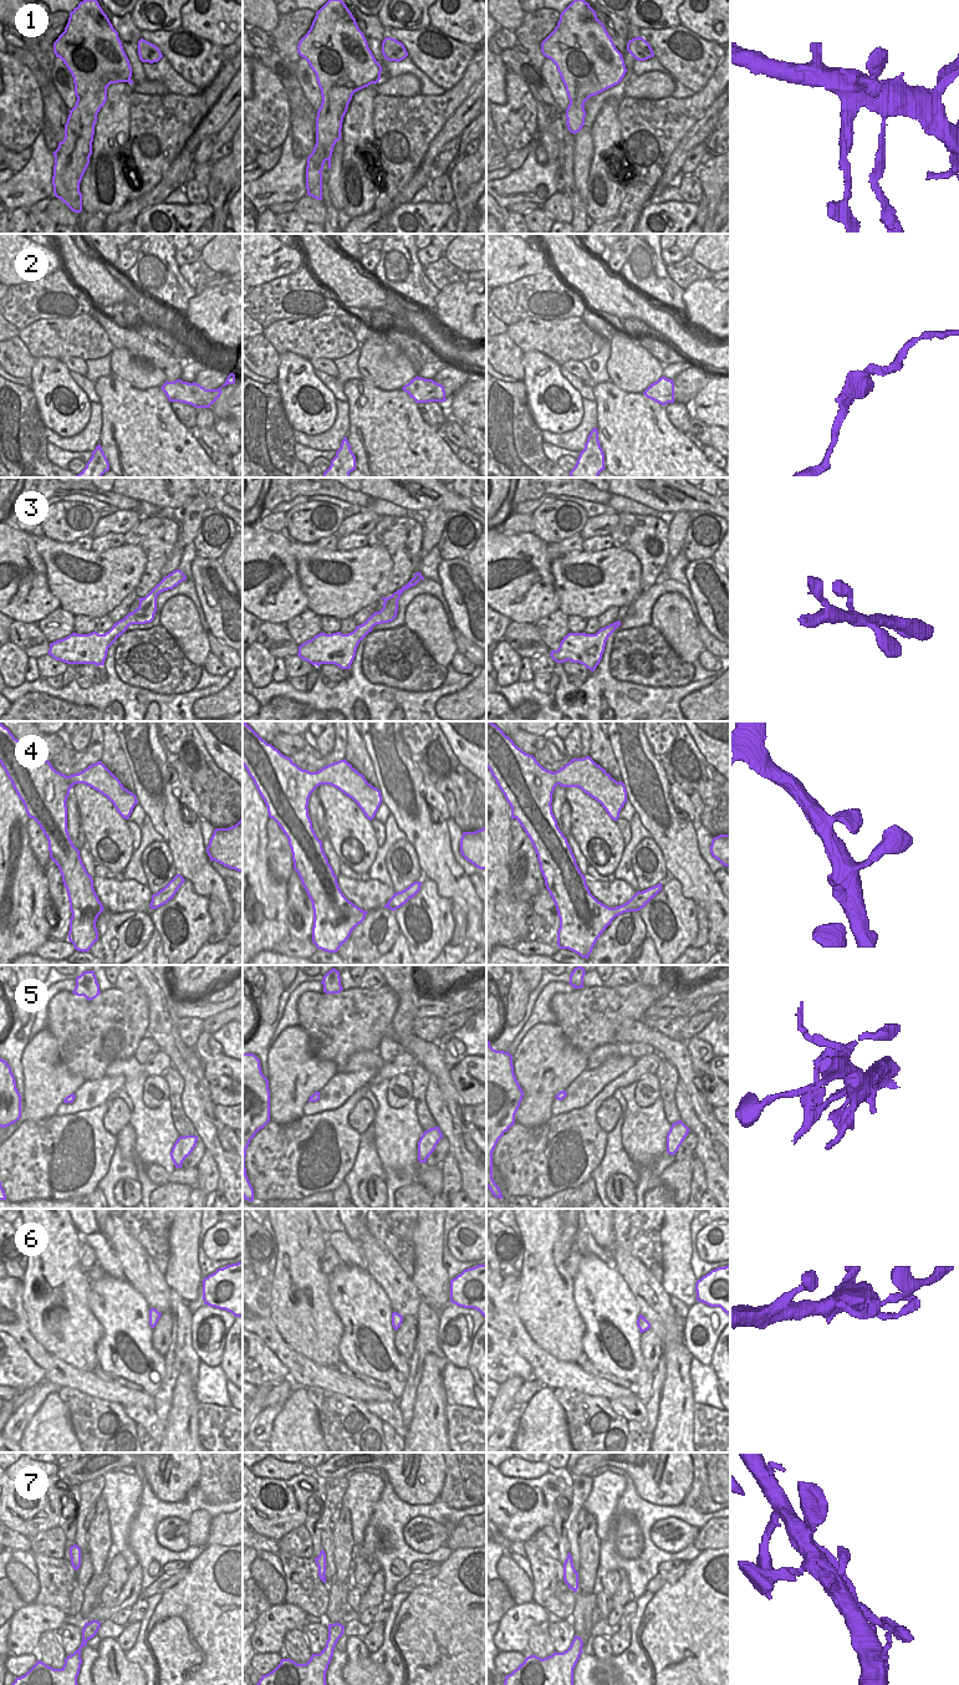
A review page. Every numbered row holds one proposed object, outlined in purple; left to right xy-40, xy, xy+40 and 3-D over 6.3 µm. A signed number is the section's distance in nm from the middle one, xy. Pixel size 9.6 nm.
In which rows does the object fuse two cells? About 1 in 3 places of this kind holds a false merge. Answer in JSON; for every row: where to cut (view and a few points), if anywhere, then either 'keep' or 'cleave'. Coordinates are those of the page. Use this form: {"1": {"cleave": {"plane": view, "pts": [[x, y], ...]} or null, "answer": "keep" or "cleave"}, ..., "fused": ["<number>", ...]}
{"1": {"cleave": {"plane": "xy", "pts": [[321, 106], [347, 107]]}, "answer": "cleave"}, "2": {"cleave": null, "answer": "keep"}, "3": {"cleave": null, "answer": "keep"}, "4": {"cleave": null, "answer": "keep"}, "5": {"cleave": null, "answer": "keep"}, "6": {"cleave": null, "answer": "keep"}, "7": {"cleave": null, "answer": "keep"}, "fused": ["1"]}

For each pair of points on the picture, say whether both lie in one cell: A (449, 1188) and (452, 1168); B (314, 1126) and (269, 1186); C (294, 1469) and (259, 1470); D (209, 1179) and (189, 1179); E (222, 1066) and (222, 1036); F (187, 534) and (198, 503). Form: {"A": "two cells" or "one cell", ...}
{"A": "one cell", "B": "one cell", "C": "one cell", "D": "two cells", "E": "two cells", "F": "one cell"}

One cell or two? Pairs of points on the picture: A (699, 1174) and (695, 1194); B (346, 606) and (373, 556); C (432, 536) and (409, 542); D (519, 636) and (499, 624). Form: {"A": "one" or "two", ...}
{"A": "one", "B": "one", "C": "two", "D": "two"}

